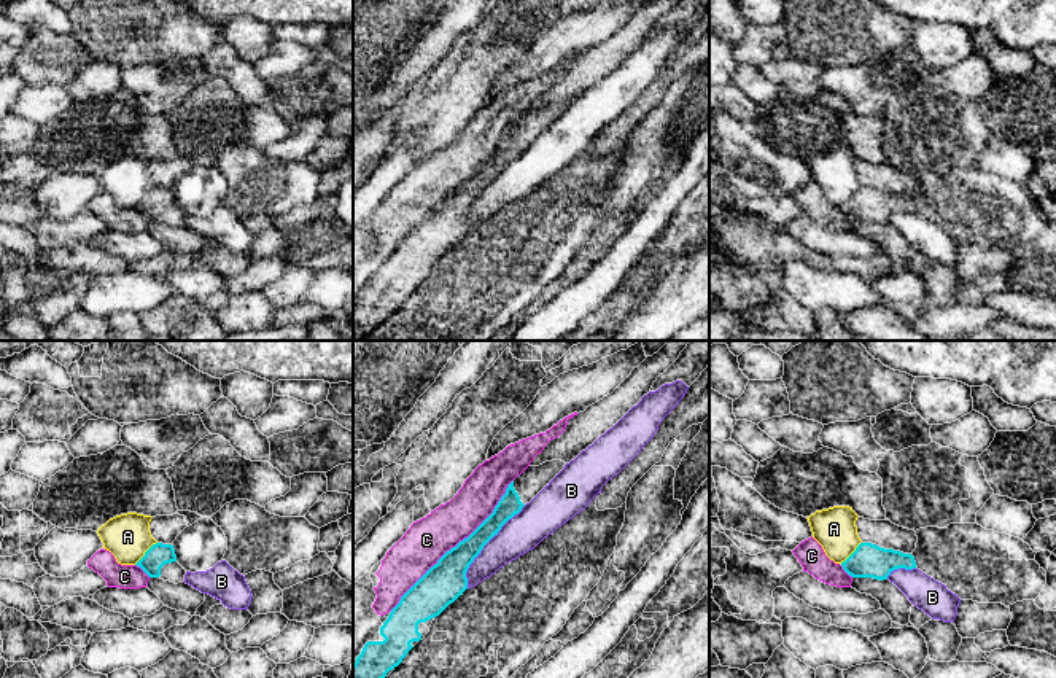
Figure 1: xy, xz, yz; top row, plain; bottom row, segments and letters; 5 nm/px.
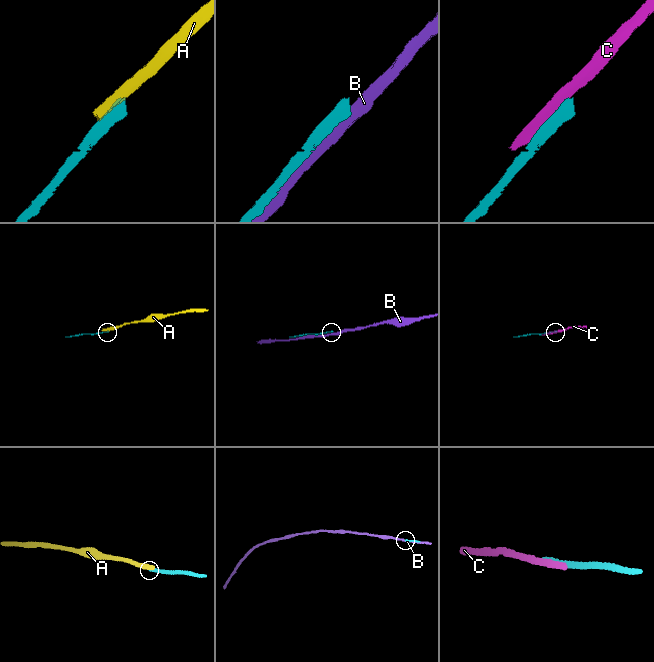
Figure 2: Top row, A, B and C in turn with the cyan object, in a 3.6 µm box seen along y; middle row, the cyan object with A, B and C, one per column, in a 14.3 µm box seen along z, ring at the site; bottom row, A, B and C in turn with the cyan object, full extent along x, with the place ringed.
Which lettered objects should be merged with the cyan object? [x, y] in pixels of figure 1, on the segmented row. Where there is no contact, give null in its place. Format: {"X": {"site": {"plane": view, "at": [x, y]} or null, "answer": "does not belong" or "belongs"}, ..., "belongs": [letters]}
{"A": {"site": {"plane": "xy", "at": [145, 553]}, "answer": "does not belong"}, "B": {"site": {"plane": "xz", "at": [484, 545]}, "answer": "does not belong"}, "C": {"site": {"plane": "xz", "at": [457, 545]}, "answer": "does not belong"}, "belongs": []}

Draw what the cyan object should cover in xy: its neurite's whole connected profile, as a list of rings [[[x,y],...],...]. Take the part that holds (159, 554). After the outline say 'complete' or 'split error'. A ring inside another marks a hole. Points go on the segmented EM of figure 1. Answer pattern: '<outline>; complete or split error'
[[[153,544],[135,565],[149,578],[161,578],[175,584],[184,581],[186,570],[177,562],[172,544]]]; split error

